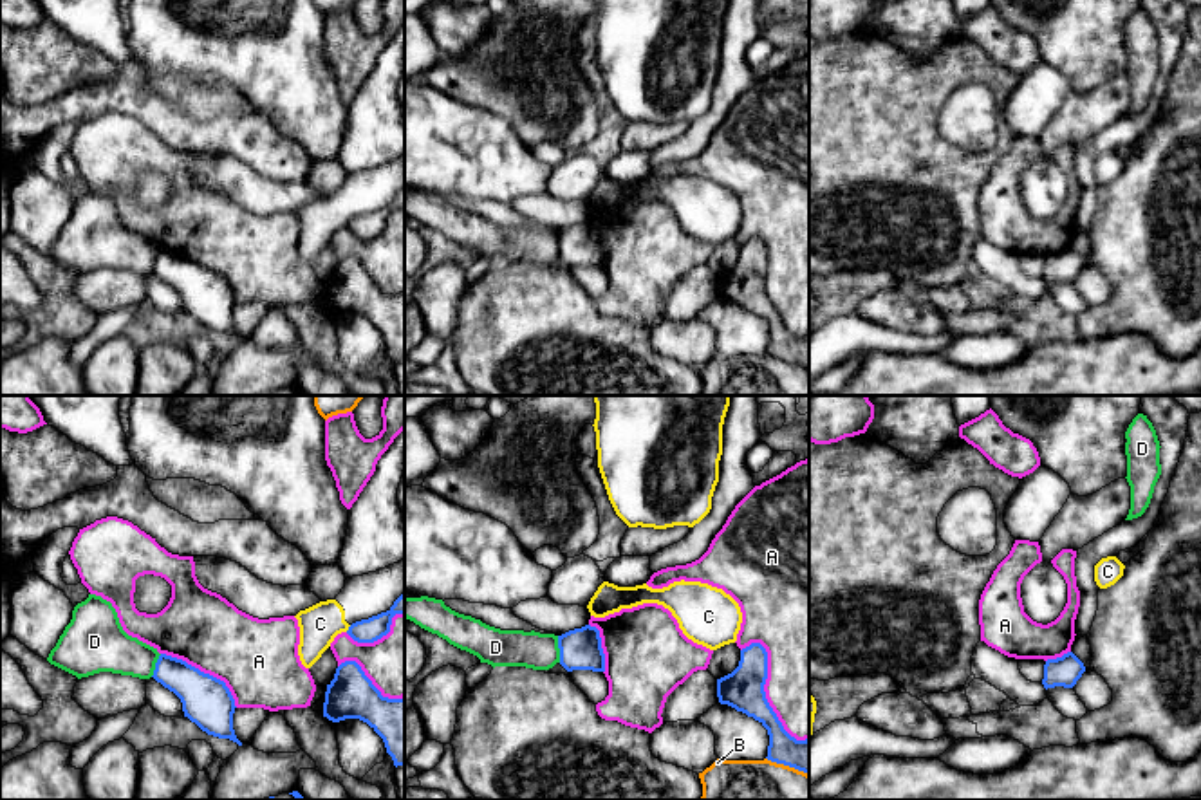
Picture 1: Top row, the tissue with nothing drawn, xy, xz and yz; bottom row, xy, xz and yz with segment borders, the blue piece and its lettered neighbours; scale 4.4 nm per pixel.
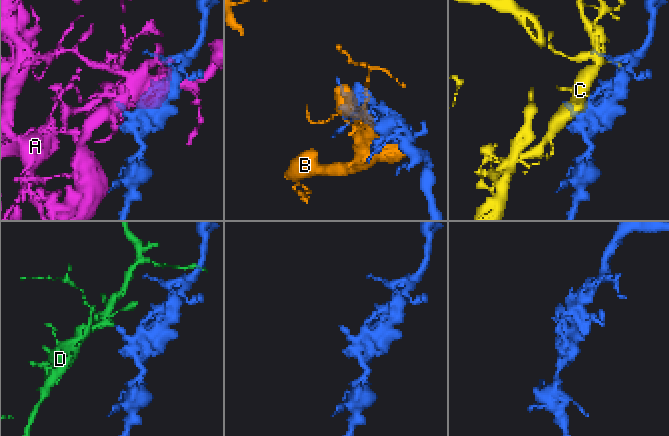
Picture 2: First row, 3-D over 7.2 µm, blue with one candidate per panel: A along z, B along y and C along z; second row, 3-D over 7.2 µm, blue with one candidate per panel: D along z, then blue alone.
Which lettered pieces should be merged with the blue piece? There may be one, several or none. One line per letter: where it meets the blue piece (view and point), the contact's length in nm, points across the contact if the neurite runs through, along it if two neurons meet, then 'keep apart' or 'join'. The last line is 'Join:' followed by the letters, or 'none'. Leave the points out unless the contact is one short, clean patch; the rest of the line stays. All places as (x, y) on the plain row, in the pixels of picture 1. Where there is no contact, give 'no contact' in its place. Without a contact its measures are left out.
A: contact xz (763, 286); length 500 nm; keep apart
B: contact xz (788, 360); length 200 nm; keep apart
C: contact xy (349, 224); length 40 nm; keep apart
D: contact xz (558, 242); length 120 nm; border xz (557, 232), (560, 257); keep apart
Join: none

